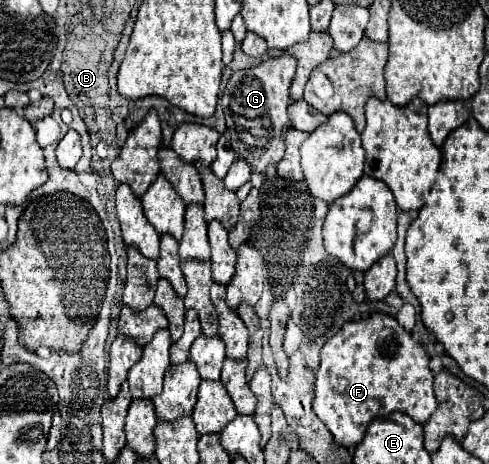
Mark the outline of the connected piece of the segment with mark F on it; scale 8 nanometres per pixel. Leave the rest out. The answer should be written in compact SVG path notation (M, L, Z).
M372 314L366 320L346 322L320 352L312 408L330 430L336 444L346 448L356 446L364 438L372 418L388 416L394 410L424 424L438 406L428 362L430 358L424 346L392 316Z

